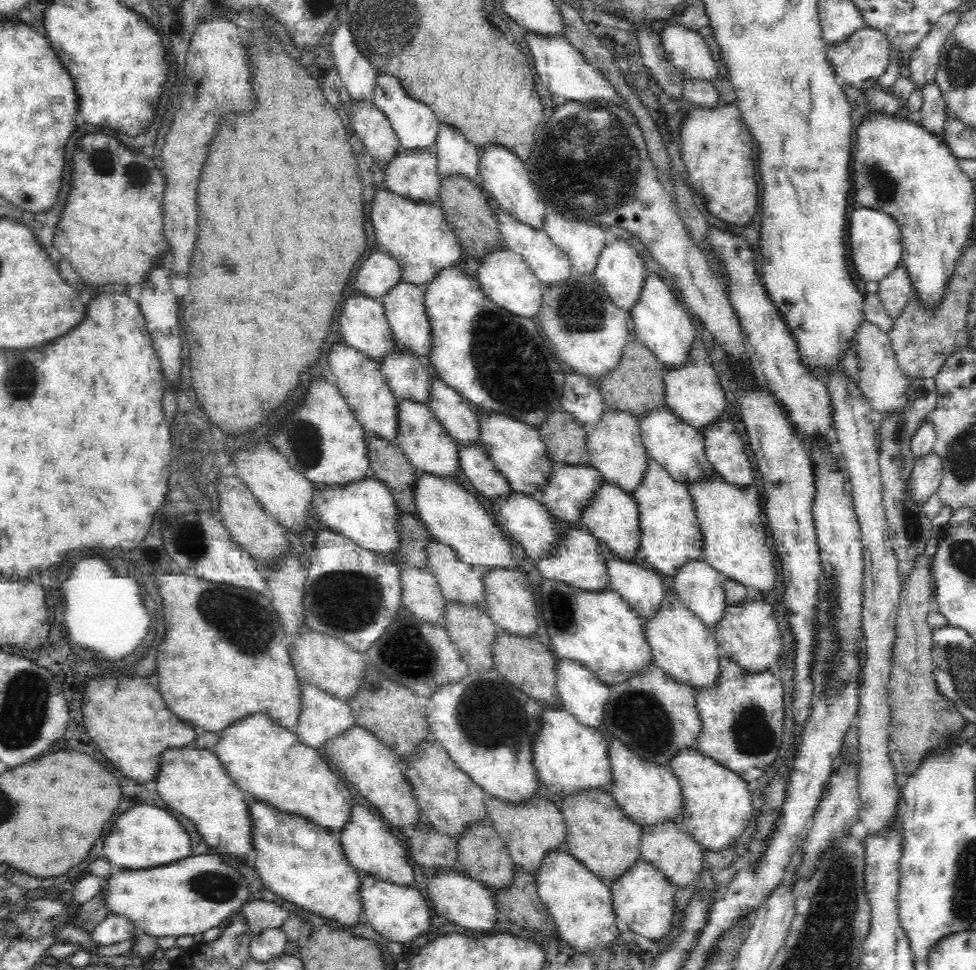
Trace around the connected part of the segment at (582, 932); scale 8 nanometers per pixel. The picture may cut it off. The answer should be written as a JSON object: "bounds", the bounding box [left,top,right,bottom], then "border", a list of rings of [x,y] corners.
{"bounds":[534,848,618,951],"border":[[[565,848],[546,851],[534,875],[537,893],[554,922],[557,936],[574,951],[602,951],[618,938],[609,885]]]}

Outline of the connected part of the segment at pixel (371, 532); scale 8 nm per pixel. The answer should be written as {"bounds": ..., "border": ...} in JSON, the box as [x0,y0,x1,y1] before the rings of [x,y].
{"bounds":[310,475,399,557],"border":[[[370,475],[349,483],[325,485],[313,483],[314,498],[310,505],[318,522],[342,536],[351,538],[366,550],[392,557],[398,544],[399,511],[387,486]]]}

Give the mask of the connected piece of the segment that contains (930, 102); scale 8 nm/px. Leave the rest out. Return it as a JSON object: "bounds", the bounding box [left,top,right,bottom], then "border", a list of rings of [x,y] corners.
{"bounds":[918,82,946,143],"border":[[[935,82],[923,90],[923,105],[918,112],[919,123],[932,134],[936,134],[946,143],[946,104]]]}

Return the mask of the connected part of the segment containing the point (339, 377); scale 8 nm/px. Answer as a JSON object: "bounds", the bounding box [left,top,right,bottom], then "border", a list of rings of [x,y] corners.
{"bounds":[328,344,397,440],"border":[[[344,344],[328,346],[328,366],[332,370],[332,381],[345,398],[350,412],[360,423],[366,434],[376,435],[382,440],[396,440],[397,412],[396,400],[393,399],[390,387],[386,384],[376,360],[361,353],[358,349]]]}

